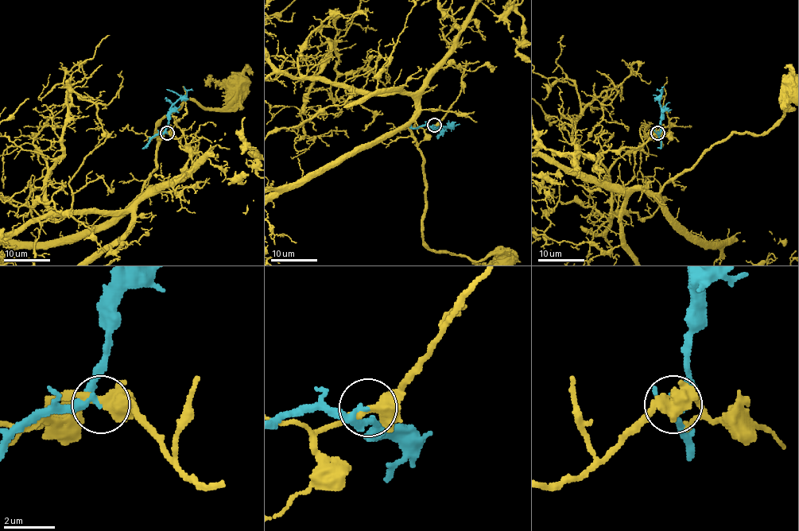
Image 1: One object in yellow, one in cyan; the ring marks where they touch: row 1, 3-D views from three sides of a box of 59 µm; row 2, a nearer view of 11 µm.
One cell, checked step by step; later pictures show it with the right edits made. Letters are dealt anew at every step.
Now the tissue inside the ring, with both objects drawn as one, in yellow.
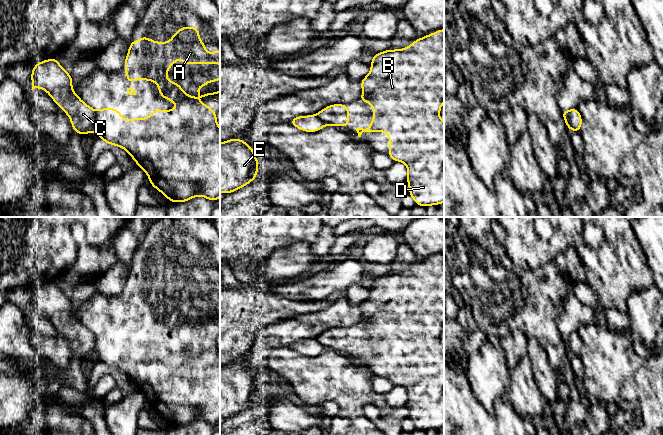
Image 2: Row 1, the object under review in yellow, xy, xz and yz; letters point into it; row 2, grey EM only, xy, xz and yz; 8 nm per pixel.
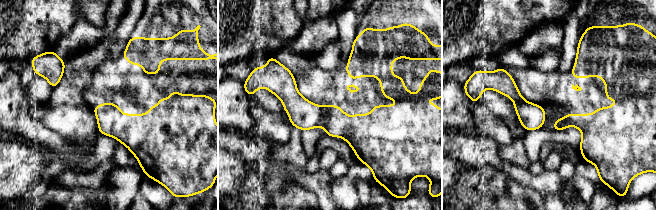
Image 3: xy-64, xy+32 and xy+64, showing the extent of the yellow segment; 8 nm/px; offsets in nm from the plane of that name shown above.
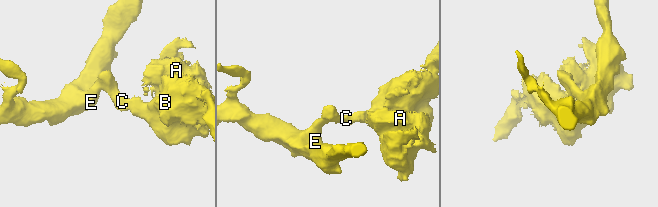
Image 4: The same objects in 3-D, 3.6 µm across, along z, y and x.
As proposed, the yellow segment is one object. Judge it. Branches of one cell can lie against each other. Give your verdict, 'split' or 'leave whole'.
split

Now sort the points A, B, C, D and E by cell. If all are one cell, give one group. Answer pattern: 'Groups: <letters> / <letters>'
Groups: A B D / C E

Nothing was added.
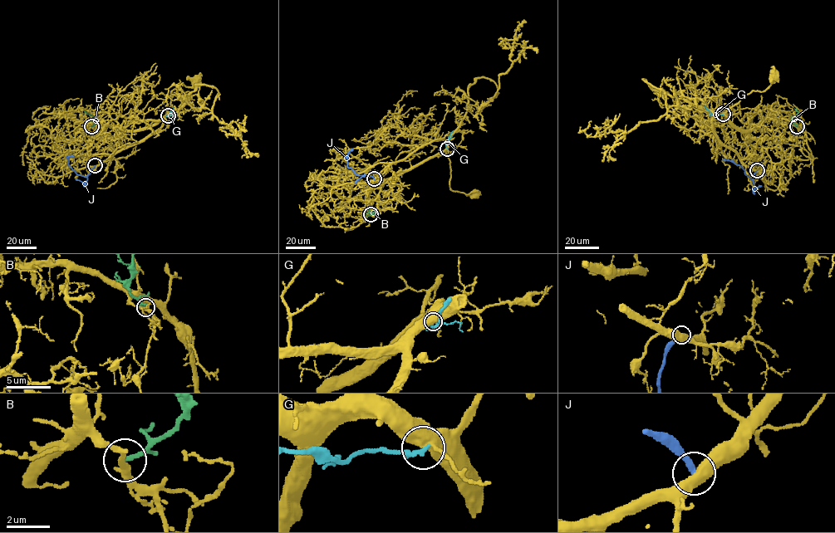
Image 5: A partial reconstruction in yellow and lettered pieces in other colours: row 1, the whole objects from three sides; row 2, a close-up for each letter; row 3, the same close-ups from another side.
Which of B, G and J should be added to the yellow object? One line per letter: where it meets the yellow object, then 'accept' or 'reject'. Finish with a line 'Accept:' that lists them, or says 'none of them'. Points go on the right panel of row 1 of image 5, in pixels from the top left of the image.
B: meets yellow at (797, 126); reject
G: meets yellow at (723, 114); reject
J: meets yellow at (757, 170); reject
Accept: none of them

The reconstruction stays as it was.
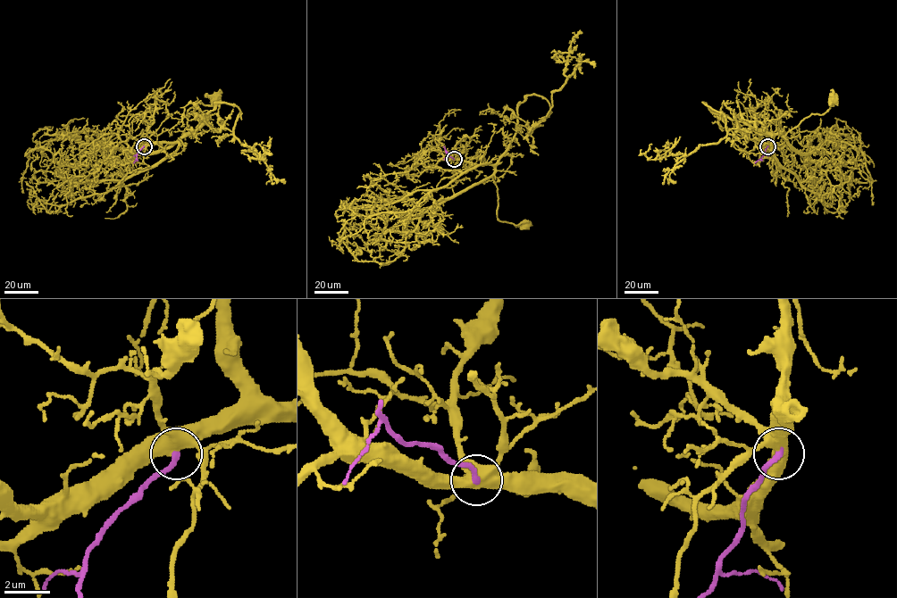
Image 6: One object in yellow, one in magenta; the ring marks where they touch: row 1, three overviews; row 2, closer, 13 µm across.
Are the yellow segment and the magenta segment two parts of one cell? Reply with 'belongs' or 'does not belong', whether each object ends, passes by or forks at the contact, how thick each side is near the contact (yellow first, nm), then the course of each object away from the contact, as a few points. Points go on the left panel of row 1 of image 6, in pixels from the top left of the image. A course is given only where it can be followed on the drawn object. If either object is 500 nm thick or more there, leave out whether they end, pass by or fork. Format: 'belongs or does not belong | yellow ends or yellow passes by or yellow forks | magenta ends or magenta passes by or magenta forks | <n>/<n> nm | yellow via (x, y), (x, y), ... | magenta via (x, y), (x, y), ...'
does not belong | yellow forks | magenta ends | 440/280 nm | yellow via (143, 146), (177, 142), (188, 126), (187, 112), (198, 102), (213, 104), (215, 98) | magenta via (143, 146), (133, 162)

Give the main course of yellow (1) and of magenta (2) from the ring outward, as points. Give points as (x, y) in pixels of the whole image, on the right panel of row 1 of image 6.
1: (767, 146), (776, 135), (785, 135), (812, 114), (824, 114), (832, 102), (834, 104), (831, 104), (834, 98)
2: (767, 146), (755, 162)

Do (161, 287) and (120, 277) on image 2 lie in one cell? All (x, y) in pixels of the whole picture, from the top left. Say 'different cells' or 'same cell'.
different cells

